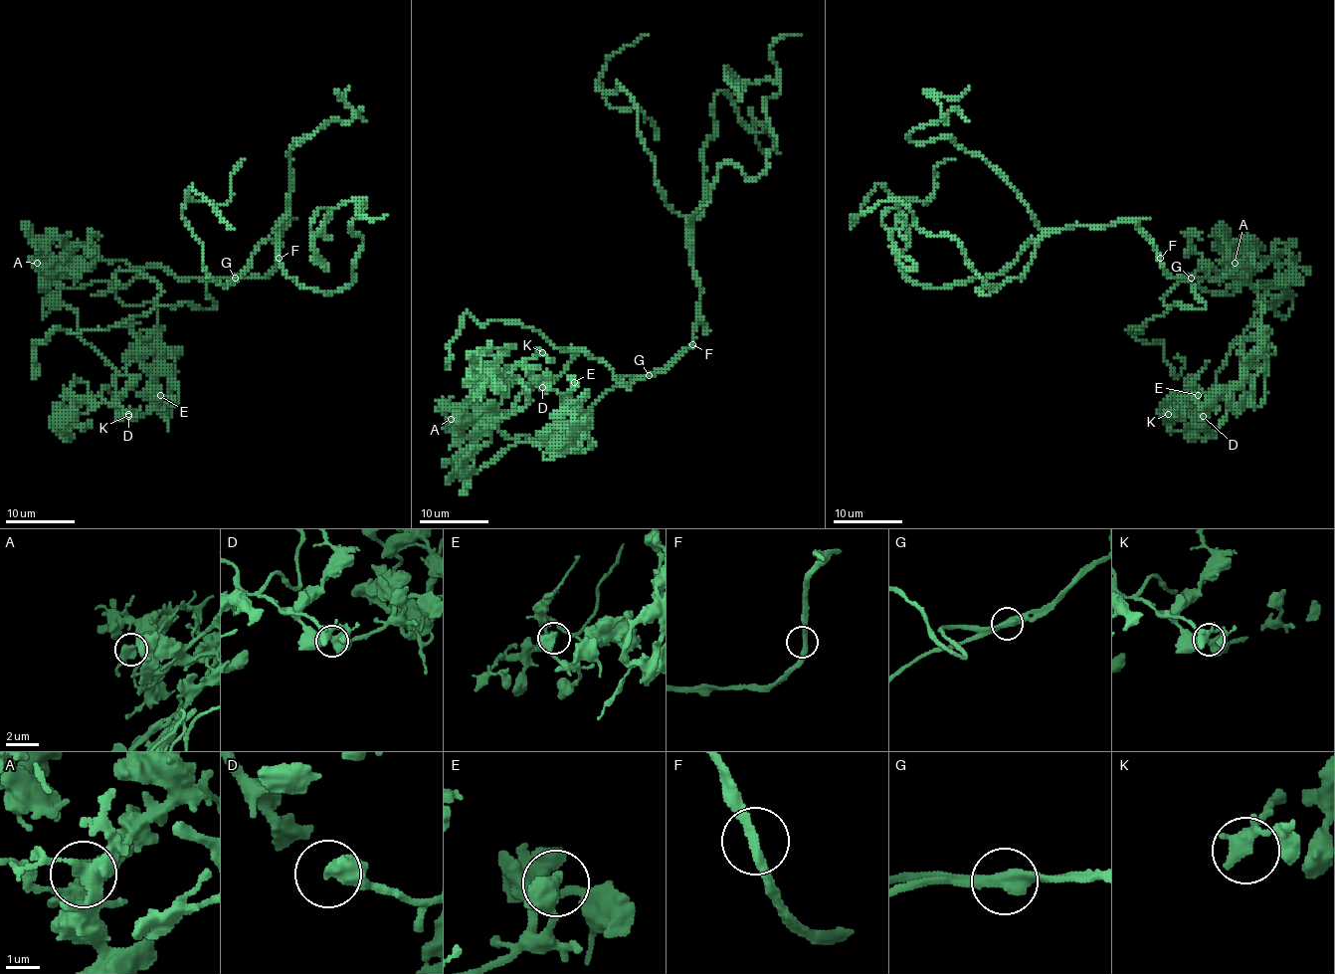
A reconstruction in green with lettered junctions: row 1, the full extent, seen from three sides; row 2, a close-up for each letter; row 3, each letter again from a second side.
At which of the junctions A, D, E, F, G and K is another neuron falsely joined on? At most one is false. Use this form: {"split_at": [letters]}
{"split_at": []}

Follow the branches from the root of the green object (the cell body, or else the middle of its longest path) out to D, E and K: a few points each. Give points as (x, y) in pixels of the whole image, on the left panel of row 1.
D: (281, 260), (263, 277), (148, 265), (116, 291), (155, 306), (172, 383), (167, 402), (128, 416)
E: (281, 260), (263, 277), (148, 265), (116, 291), (156, 309), (172, 383), (160, 395)
K: (281, 260), (263, 277), (148, 265), (120, 288), (58, 289), (114, 371), (99, 397), (128, 414)

